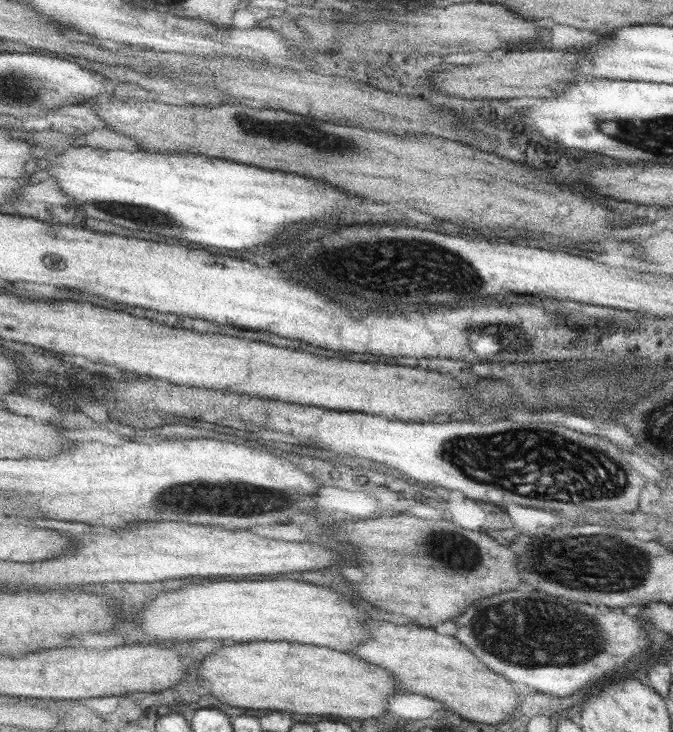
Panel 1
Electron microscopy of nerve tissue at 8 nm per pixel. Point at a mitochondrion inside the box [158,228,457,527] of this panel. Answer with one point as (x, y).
(236, 501)

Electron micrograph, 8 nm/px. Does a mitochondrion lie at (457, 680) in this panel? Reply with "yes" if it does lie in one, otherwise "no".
no

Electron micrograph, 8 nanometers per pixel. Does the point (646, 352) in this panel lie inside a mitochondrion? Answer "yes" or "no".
no

